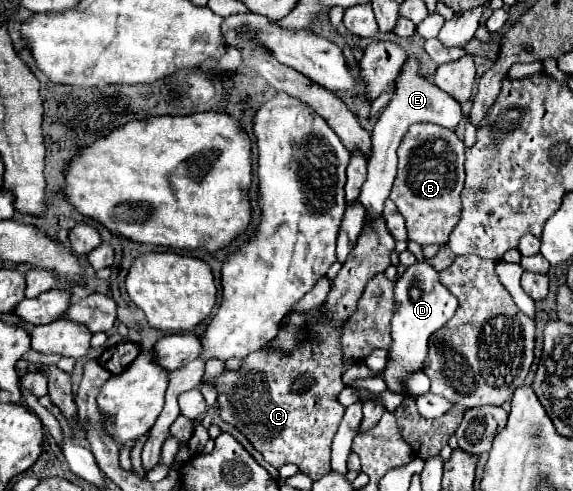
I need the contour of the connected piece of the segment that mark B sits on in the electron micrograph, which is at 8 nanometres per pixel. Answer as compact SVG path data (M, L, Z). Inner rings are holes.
M415 123L403 135L397 149L397 177L389 199L397 205L407 223L409 239L419 245L445 245L461 219L461 189L465 145L455 131L433 123Z

